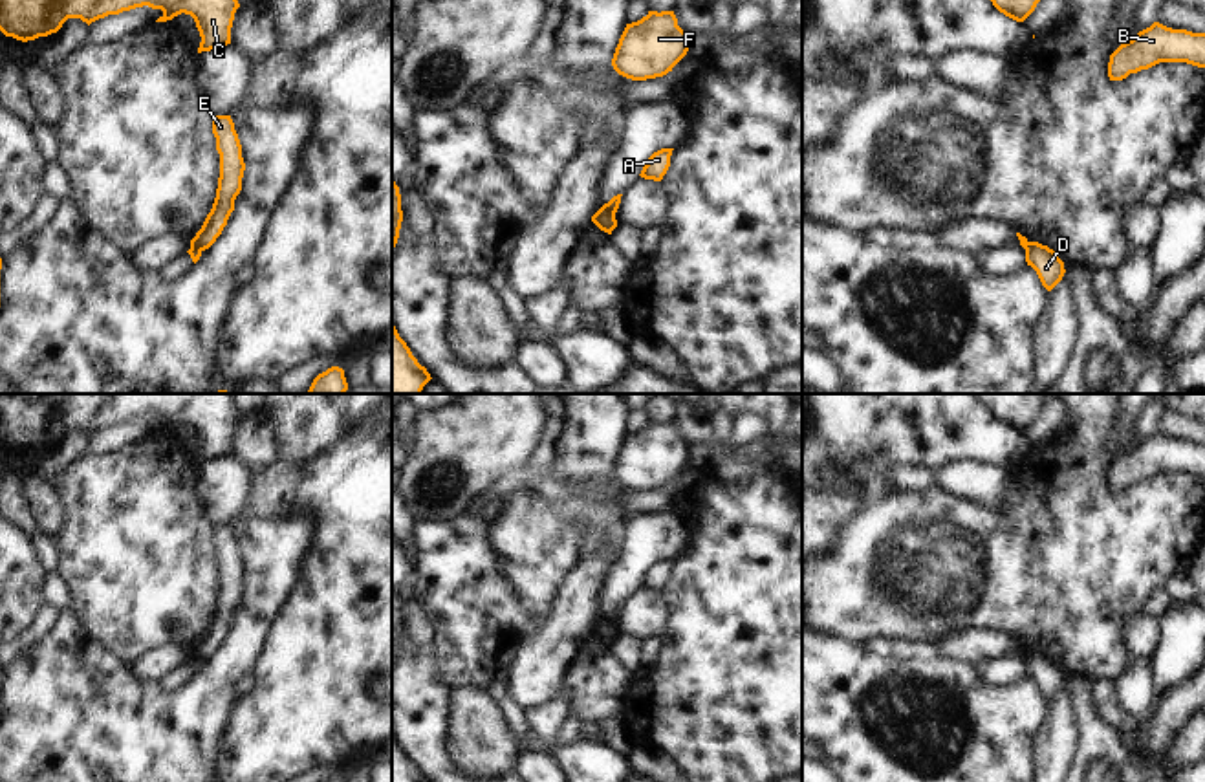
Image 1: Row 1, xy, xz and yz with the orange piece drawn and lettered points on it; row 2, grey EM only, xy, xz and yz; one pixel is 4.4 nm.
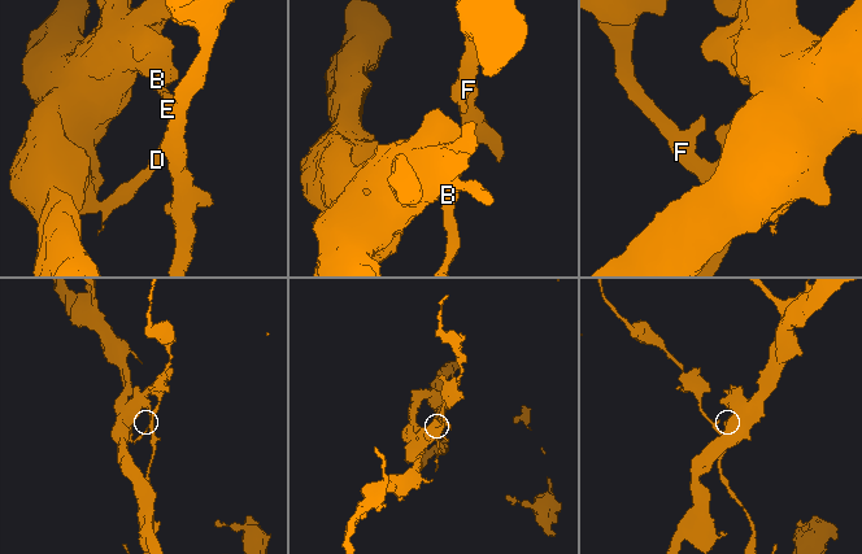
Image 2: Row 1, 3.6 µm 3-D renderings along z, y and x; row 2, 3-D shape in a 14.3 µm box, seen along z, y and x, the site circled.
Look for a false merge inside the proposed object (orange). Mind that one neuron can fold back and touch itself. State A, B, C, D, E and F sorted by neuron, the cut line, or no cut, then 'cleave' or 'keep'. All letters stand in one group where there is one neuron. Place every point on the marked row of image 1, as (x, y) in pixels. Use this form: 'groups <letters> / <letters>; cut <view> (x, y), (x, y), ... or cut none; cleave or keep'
groups A B E F / C D; cut xz (603, 206), (614, 215); cleave

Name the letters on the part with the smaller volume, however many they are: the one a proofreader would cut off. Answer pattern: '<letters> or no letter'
A, B, E, F.

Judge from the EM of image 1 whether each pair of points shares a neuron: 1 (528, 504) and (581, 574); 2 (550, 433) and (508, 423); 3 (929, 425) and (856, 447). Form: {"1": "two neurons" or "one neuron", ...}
{"1": "two neurons", "2": "two neurons", "3": "one neuron"}

